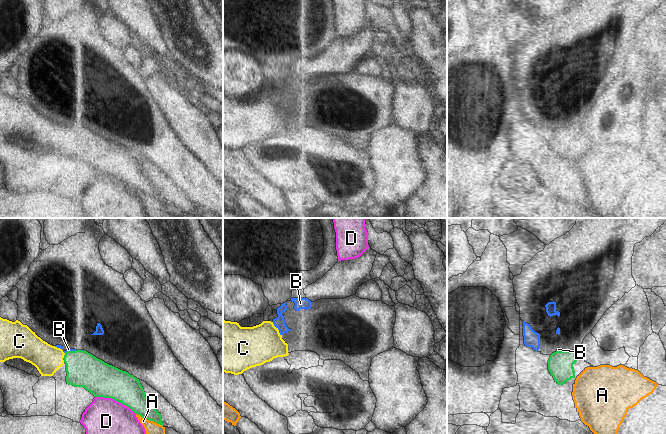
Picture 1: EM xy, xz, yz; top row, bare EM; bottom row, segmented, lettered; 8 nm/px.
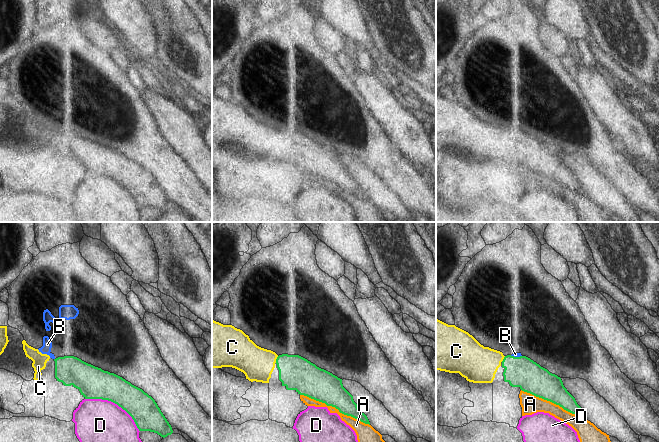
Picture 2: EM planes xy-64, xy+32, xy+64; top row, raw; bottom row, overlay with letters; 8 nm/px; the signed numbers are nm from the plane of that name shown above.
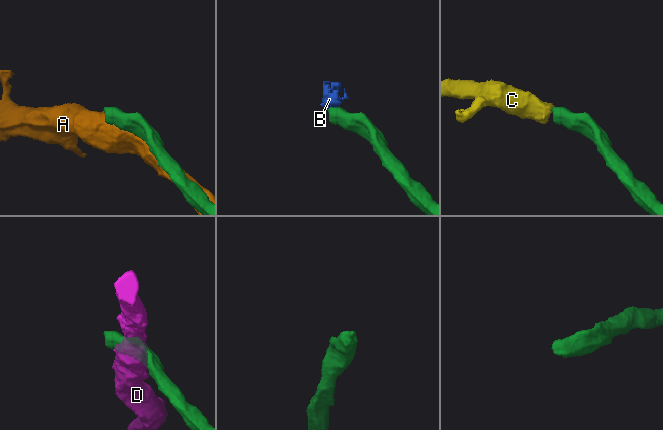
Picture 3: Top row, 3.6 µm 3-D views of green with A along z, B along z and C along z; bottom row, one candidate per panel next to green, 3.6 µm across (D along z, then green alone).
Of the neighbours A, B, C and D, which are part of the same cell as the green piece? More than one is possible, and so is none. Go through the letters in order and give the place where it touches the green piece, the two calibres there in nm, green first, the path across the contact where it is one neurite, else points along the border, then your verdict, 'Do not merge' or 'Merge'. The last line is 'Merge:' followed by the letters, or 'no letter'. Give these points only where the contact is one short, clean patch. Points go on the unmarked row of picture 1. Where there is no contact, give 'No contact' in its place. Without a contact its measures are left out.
A: Touches green at xy (150, 196). Thickness 200 nm (green) against 160 nm. Do not merge
B: Touches green at xy (70, 127). Thickness 280 nm (green) against 20 nm. Boundary: xy (76, 126), (64, 128). Do not merge
C: Touches green at xy (64, 131). Thickness 280 nm (green) against 220 nm. Path across: xy (83, 145), (73, 135), (64, 131), (55, 131), (47, 135). Merge
D: Touches green at xy (116, 176). Thickness 280 nm (green) against 440 nm. Do not merge
Merge: C.

